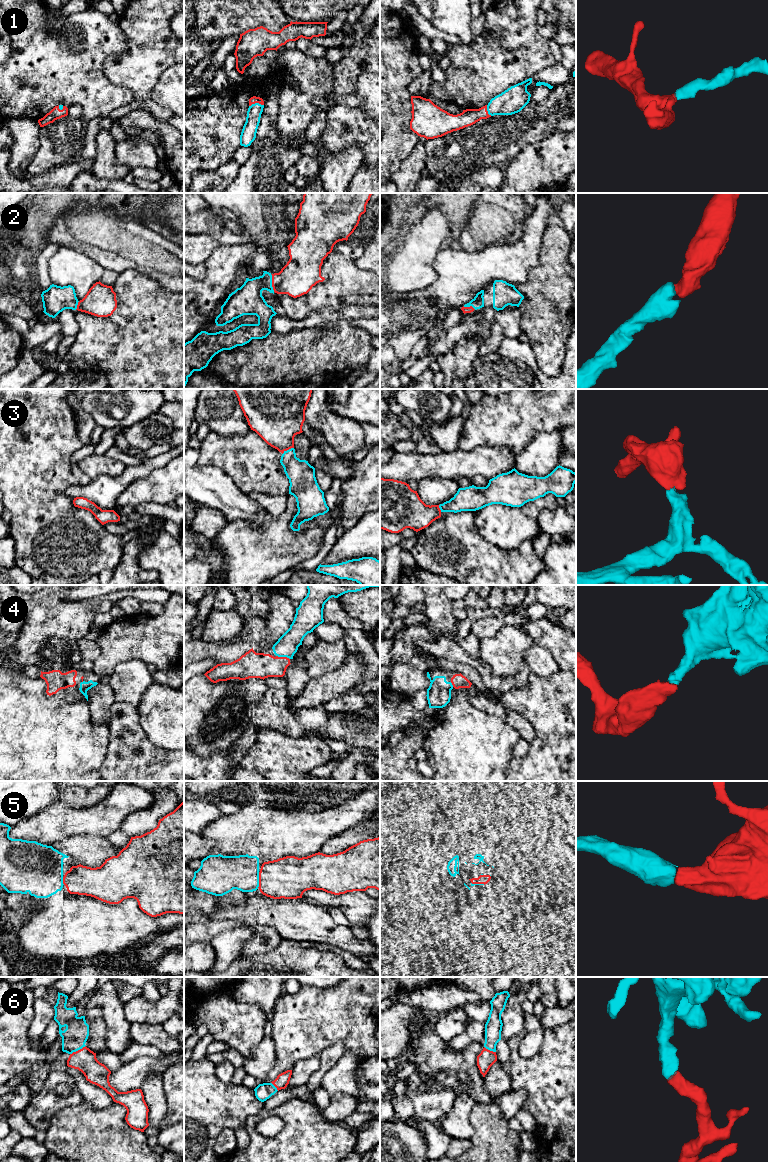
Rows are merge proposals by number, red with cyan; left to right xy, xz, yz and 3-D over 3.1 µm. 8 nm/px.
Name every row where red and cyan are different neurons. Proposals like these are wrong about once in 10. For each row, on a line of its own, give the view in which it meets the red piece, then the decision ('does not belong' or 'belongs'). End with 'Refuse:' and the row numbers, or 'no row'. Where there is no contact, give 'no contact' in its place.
1: xz | belongs
2: xz | belongs
3: xz | belongs
4: xz | belongs
5: xz | belongs
6: xy | belongs
Refuse: no row

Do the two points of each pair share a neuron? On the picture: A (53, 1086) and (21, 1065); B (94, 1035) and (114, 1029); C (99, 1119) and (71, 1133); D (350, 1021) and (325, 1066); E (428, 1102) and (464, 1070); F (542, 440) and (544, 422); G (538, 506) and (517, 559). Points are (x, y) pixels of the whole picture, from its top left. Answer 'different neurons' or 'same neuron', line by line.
A: different neurons
B: different neurons
C: same neuron
D: different neurons
E: same neuron
F: different neurons
G: different neurons

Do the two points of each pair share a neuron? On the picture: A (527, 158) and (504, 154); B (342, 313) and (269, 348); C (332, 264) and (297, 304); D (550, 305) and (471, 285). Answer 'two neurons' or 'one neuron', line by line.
A: two neurons
B: two neurons
C: one neuron
D: two neurons

